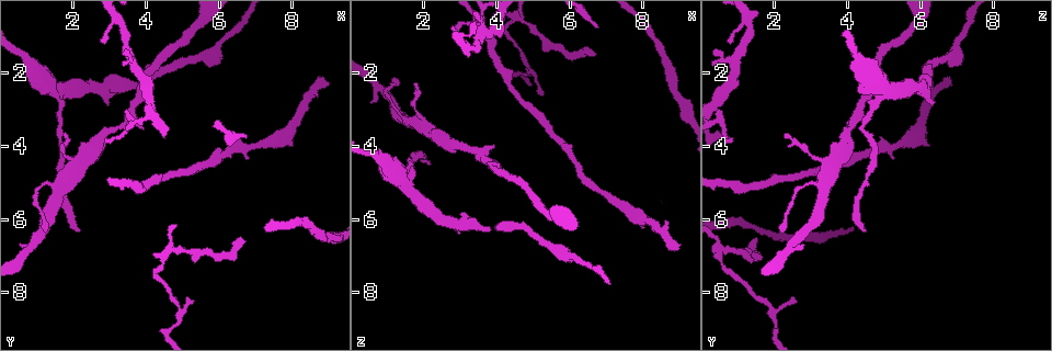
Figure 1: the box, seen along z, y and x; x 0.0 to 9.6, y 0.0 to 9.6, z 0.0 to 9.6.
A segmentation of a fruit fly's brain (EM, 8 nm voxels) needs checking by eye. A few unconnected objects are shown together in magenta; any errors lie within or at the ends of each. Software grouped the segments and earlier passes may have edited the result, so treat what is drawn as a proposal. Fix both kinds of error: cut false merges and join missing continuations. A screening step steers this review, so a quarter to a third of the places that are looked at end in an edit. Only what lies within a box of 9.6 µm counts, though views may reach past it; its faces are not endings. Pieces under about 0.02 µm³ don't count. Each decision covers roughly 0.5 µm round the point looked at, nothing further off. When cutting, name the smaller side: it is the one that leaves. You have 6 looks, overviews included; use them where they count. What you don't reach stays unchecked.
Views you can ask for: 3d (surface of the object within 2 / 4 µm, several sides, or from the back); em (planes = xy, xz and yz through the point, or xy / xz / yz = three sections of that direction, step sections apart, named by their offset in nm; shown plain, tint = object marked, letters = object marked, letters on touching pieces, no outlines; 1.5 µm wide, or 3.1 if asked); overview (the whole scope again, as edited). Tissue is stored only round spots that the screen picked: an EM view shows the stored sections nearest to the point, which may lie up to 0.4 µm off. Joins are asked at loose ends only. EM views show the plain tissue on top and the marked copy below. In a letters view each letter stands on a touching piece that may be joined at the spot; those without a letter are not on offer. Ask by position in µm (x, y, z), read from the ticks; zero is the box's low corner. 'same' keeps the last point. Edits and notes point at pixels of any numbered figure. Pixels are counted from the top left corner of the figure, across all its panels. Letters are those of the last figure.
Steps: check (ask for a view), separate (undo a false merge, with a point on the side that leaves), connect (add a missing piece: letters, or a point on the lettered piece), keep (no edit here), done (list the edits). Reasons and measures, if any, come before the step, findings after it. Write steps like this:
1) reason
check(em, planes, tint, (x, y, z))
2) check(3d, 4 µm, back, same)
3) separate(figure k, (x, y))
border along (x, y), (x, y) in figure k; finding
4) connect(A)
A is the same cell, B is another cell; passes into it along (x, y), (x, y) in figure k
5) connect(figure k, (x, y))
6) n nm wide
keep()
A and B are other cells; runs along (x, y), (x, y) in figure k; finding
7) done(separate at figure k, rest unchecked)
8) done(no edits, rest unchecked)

tapers out
check(em, xz, step 4, tint, (5.15, 8.30, 2.55))

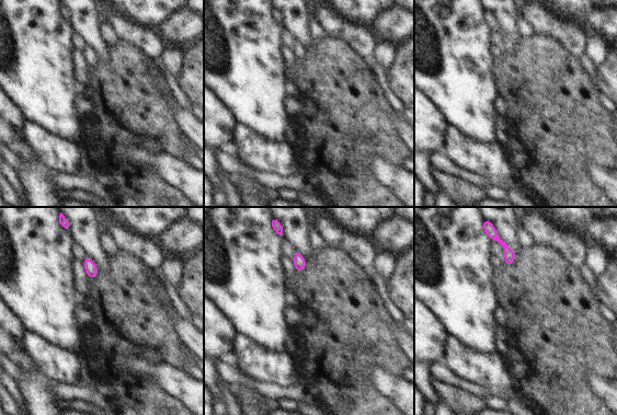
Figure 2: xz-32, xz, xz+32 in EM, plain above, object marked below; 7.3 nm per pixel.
cut it another way
check(em, planes, letters, same)

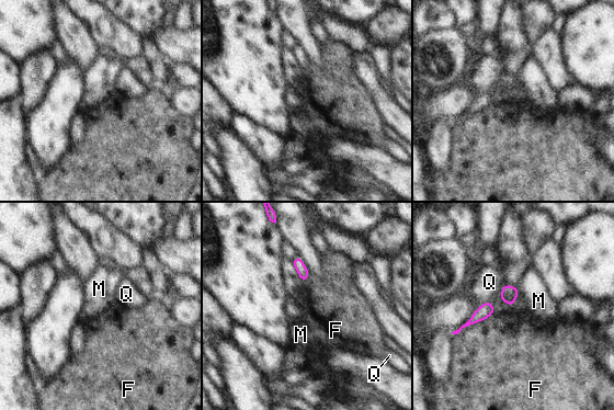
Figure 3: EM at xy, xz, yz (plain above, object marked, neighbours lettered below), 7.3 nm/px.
130 nm wide
keep()
F, M and Q are other cells; border along (491, 314), (465, 326), (458, 332) in figure 3; none of them fits

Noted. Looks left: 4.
an open end
check(em, planes, letters, (6.60, 6.50, 1.55))

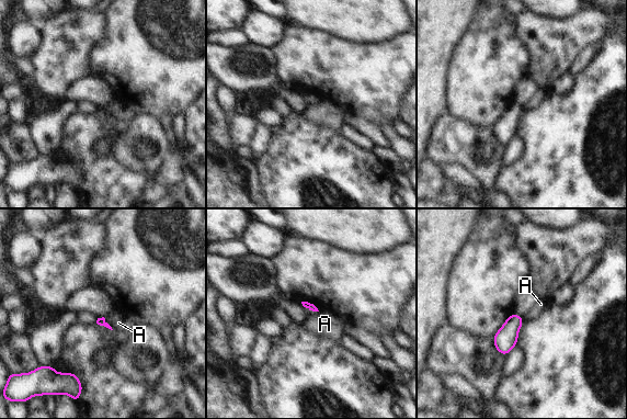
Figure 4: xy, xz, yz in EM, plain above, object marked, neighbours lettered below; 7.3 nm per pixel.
keep()
A is another cell; border along (103, 317), (113, 329) in figure 4; none of them fits

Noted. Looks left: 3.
thin end
check(em, planes, tint, (1.80, 3.70, 2.30))

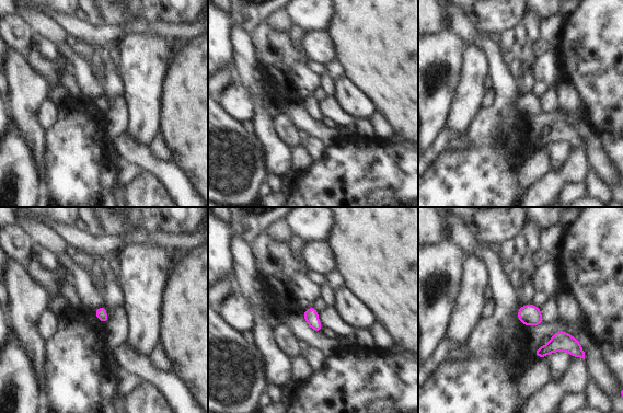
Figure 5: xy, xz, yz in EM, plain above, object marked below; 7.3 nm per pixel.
check(em, planes, letters, same)

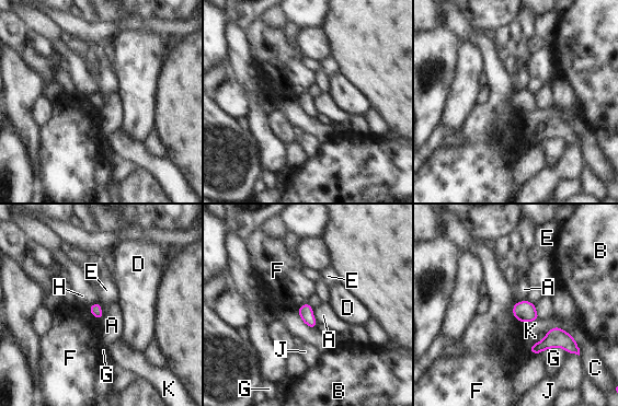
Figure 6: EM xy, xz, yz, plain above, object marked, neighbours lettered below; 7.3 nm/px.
80 nm wide; G touches over 220 nm
keep()
A, B, C, D, E, F, G, H, J and K are other cells; none of them fits

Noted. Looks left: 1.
done(no edits, rest unchecked)

